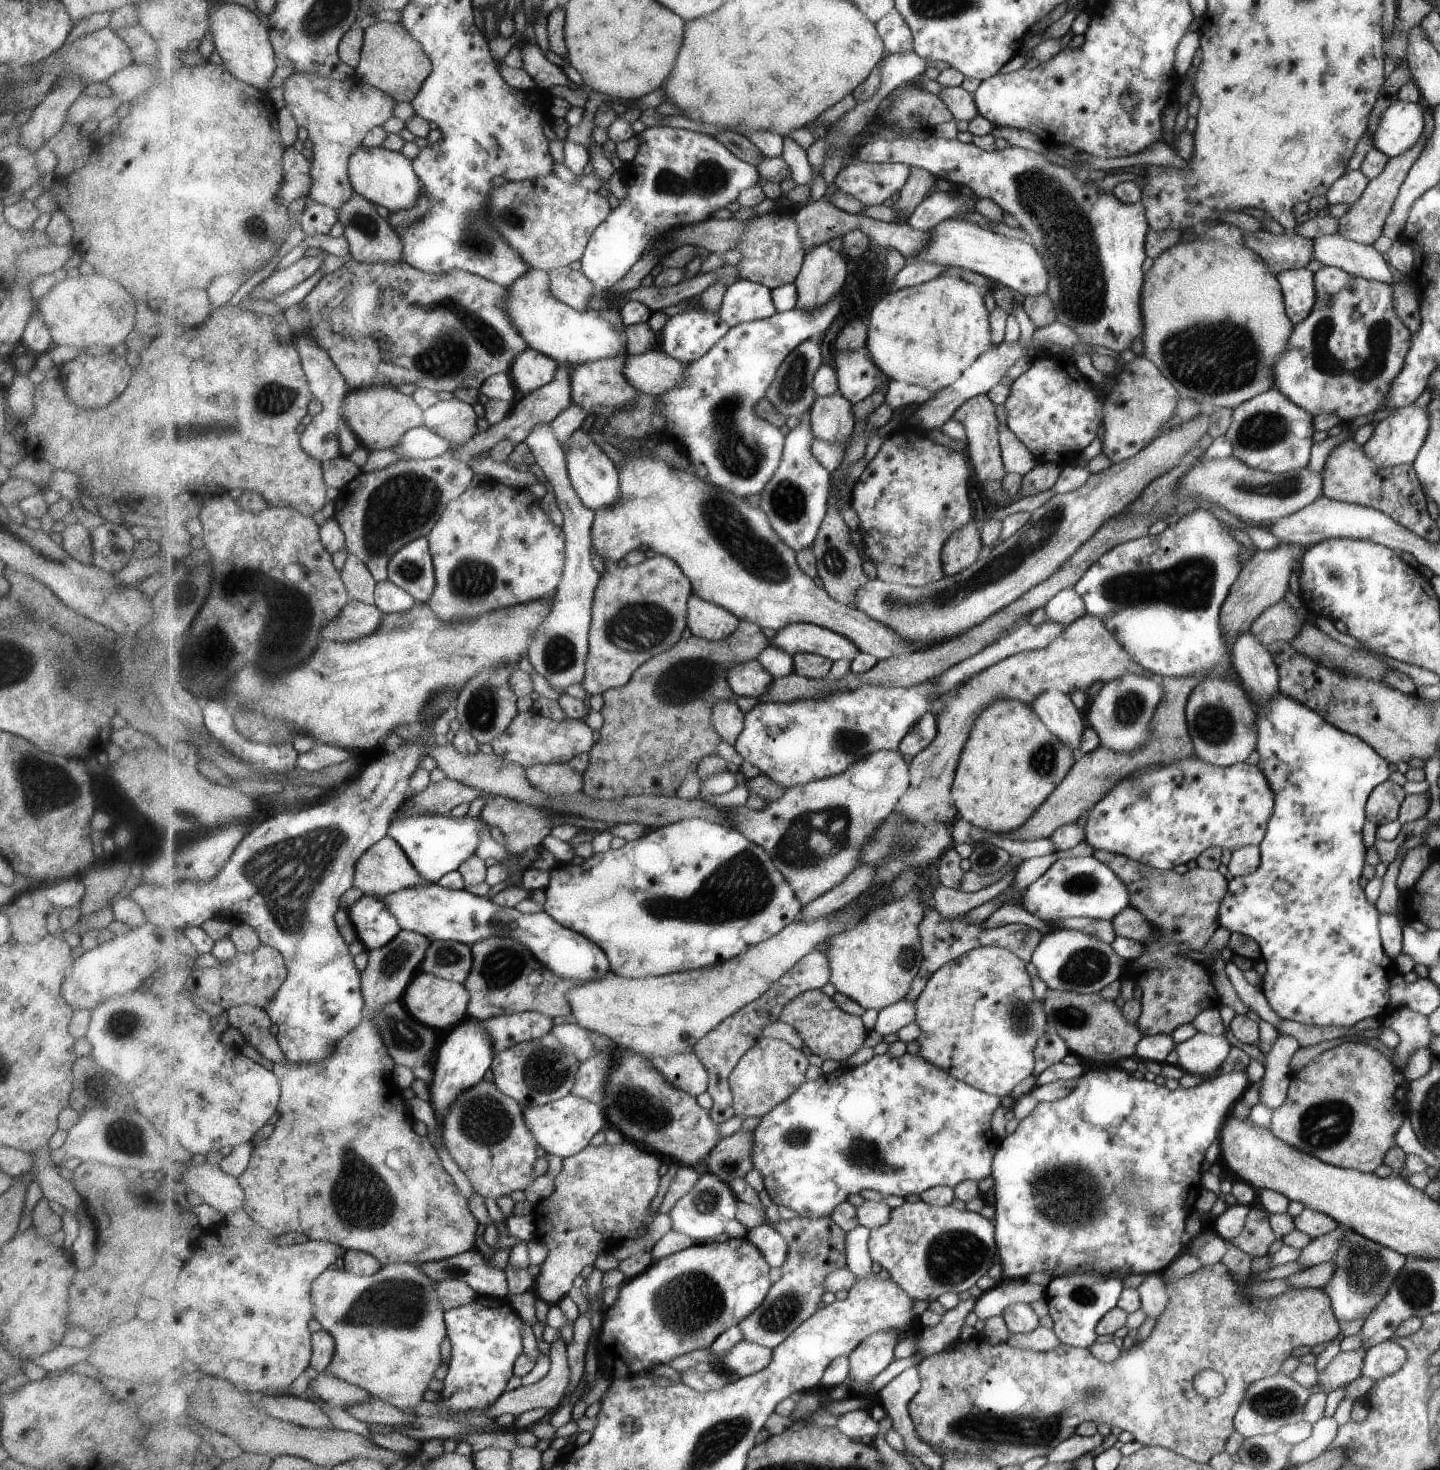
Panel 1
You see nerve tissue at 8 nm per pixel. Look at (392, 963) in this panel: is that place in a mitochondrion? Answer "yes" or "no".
yes

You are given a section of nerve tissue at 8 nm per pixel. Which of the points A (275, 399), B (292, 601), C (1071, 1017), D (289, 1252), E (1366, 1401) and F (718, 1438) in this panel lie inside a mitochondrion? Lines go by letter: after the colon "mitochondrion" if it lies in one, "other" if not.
A: mitochondrion
B: mitochondrion
C: mitochondrion
D: other
E: other
F: mitochondrion

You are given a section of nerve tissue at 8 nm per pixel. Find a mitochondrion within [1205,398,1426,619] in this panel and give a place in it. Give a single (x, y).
(1263, 430)

